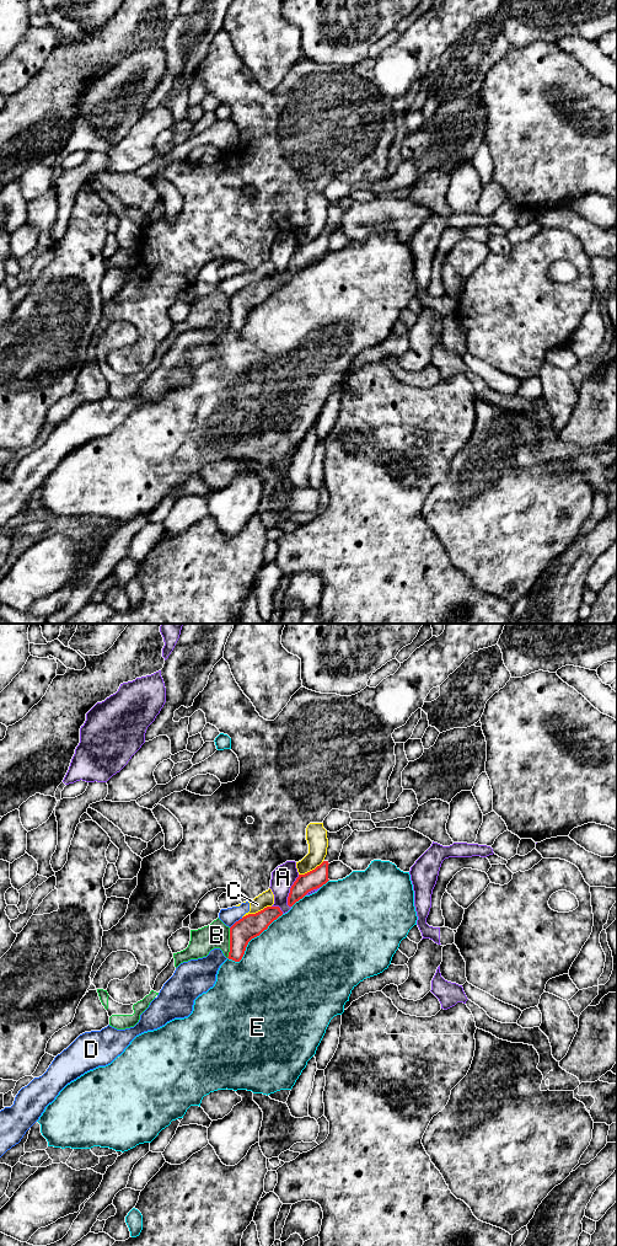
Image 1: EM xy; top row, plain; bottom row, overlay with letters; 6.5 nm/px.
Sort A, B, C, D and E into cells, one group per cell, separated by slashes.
A / B / C D / E

